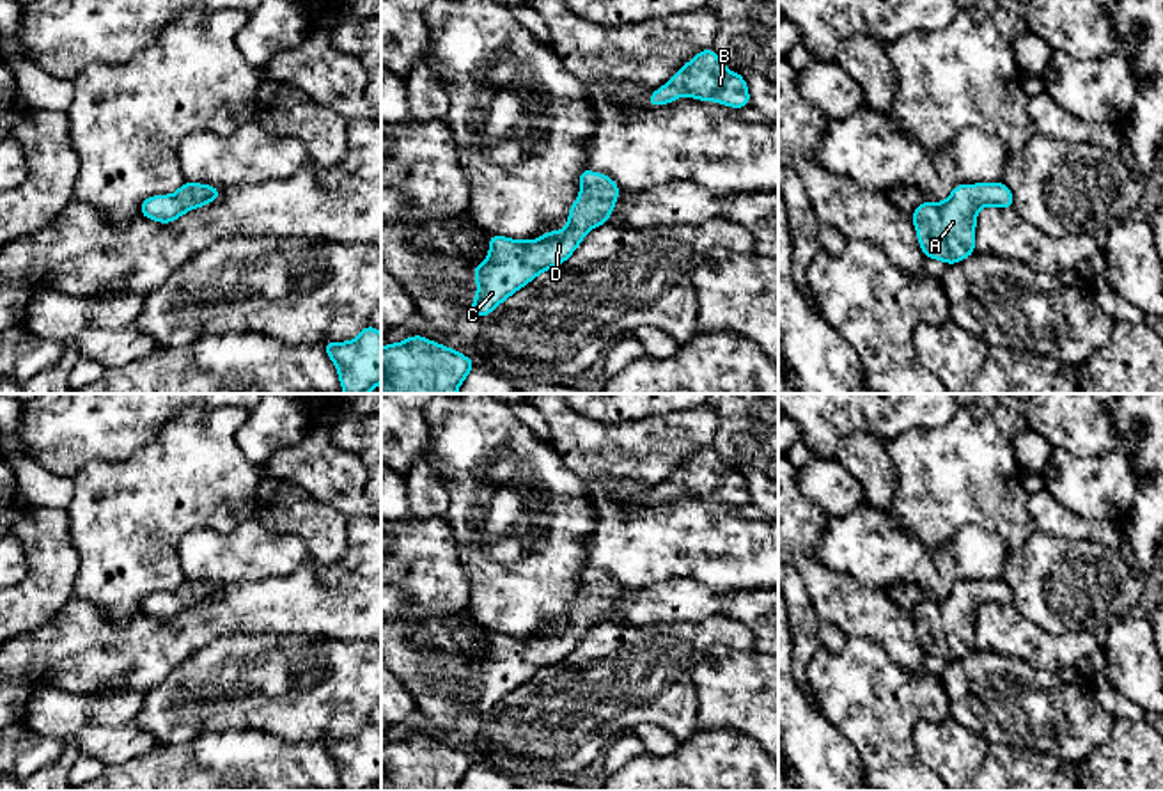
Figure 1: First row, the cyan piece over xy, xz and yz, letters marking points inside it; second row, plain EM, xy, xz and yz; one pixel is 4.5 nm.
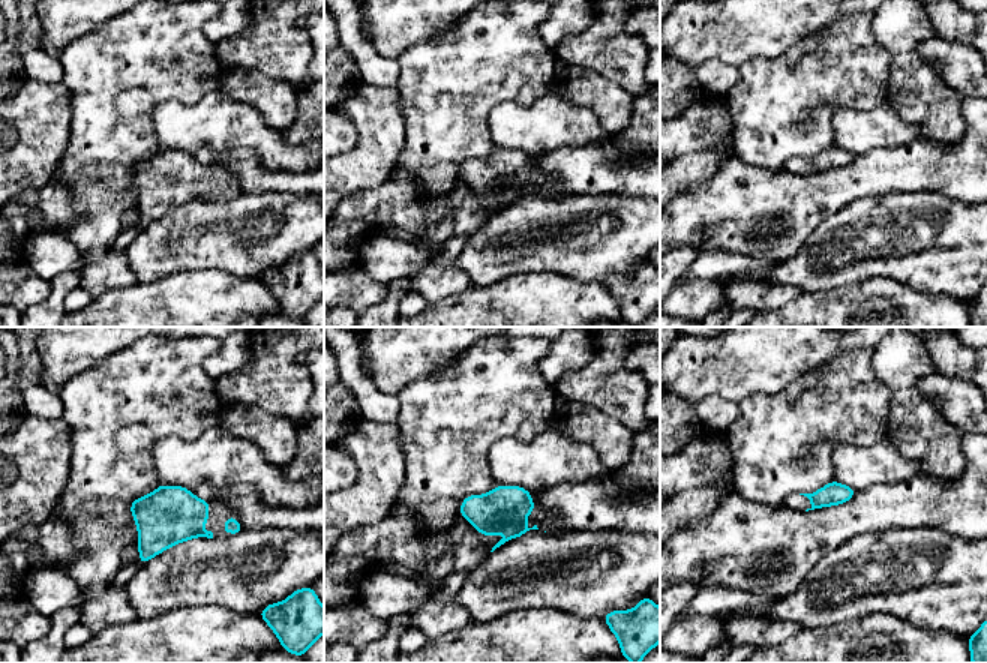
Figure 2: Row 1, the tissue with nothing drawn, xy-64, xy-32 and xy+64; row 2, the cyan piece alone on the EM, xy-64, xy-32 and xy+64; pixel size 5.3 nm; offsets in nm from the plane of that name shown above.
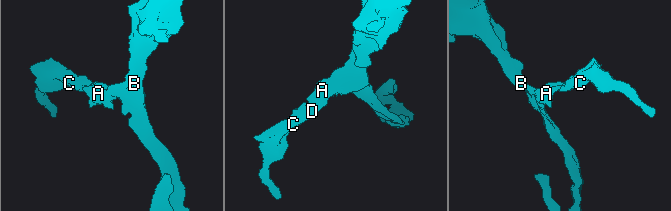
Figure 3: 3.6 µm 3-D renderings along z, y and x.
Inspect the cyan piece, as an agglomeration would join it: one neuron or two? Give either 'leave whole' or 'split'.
leave whole

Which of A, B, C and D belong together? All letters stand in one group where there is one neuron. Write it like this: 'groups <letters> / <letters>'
groups A B C D

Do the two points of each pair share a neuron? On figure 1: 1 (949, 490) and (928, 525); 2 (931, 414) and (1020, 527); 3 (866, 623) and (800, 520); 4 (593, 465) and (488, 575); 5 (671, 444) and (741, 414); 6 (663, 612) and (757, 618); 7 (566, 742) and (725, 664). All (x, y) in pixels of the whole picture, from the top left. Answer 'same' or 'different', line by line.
1: same
2: different
3: same
4: different
5: different
6: same
7: different

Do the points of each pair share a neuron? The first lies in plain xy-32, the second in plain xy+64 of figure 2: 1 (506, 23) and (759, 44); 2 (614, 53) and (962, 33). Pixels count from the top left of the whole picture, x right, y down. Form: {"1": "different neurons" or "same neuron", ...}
{"1": "different neurons", "2": "different neurons"}

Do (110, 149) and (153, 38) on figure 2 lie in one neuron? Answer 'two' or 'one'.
one

